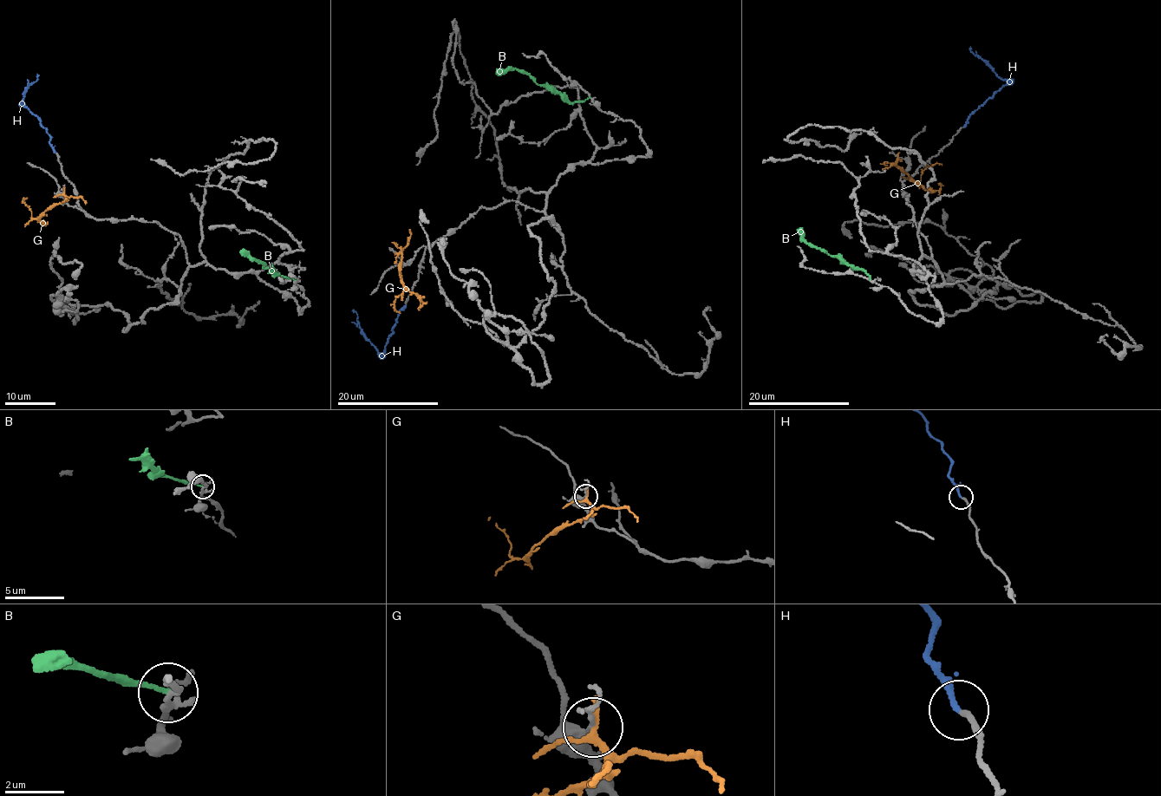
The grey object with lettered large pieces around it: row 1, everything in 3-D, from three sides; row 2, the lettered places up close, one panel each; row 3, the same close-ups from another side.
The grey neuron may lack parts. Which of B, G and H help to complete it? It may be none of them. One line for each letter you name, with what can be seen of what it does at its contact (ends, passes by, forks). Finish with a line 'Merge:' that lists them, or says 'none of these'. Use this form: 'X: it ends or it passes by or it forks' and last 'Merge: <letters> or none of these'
H: it ends
Merge: H

